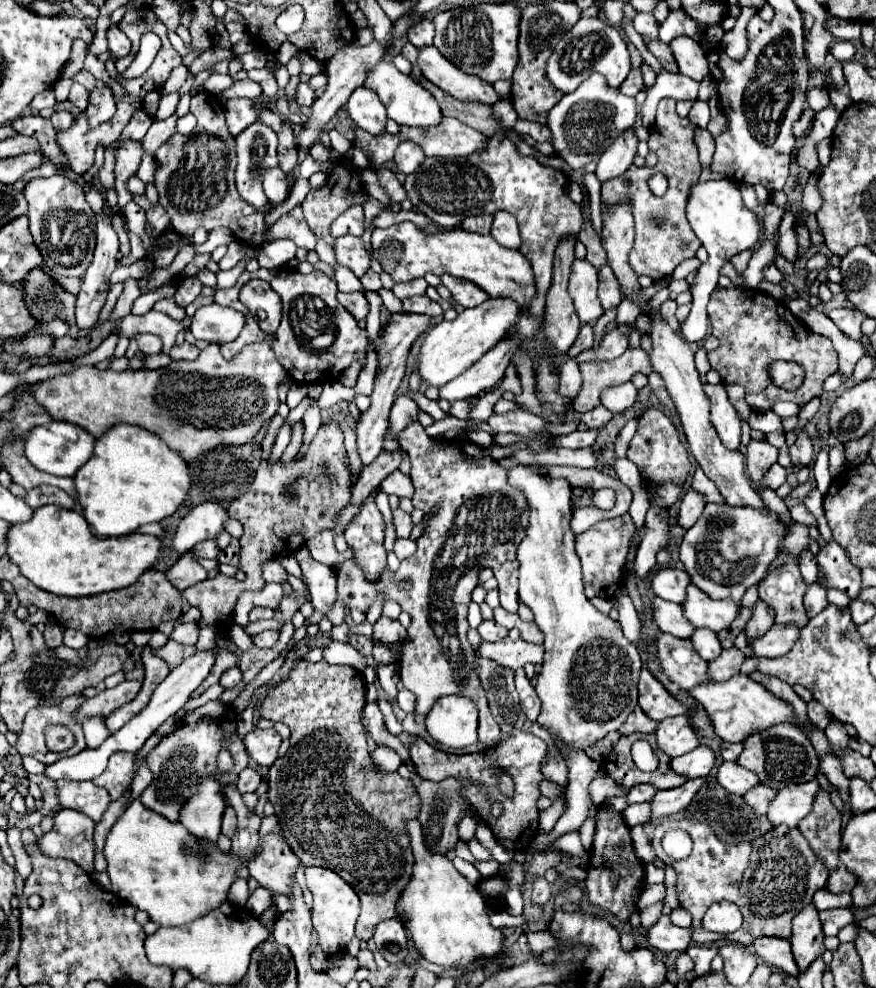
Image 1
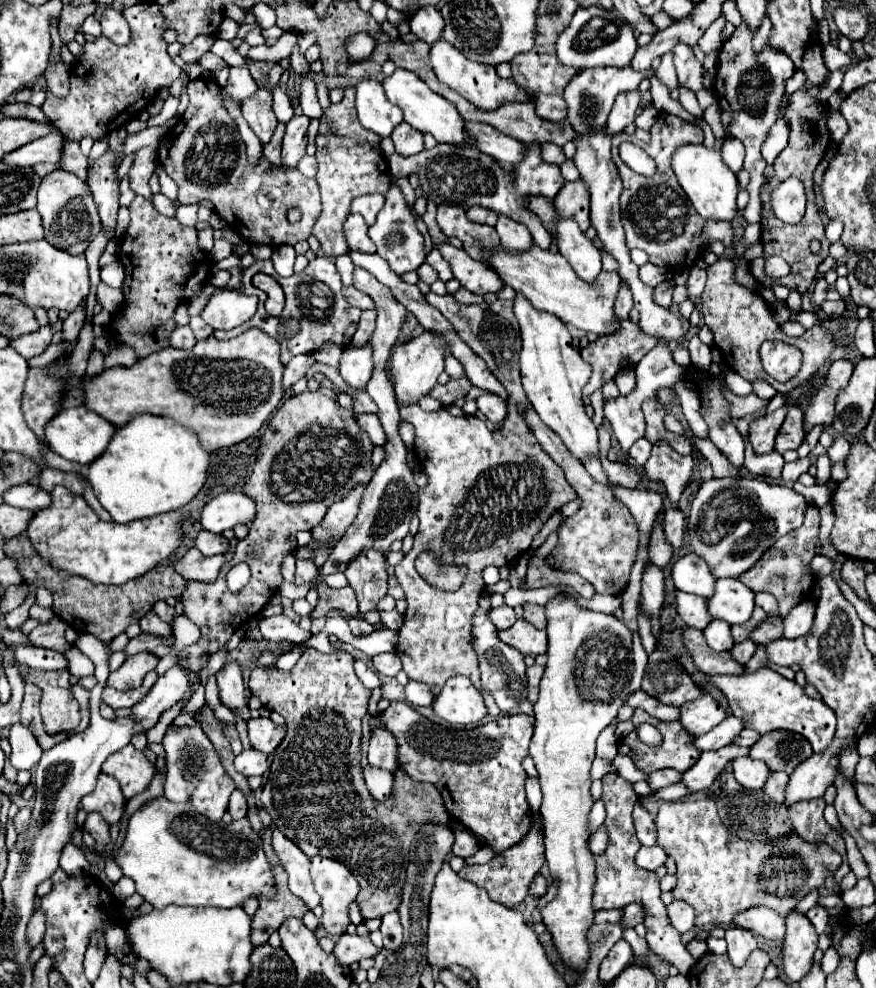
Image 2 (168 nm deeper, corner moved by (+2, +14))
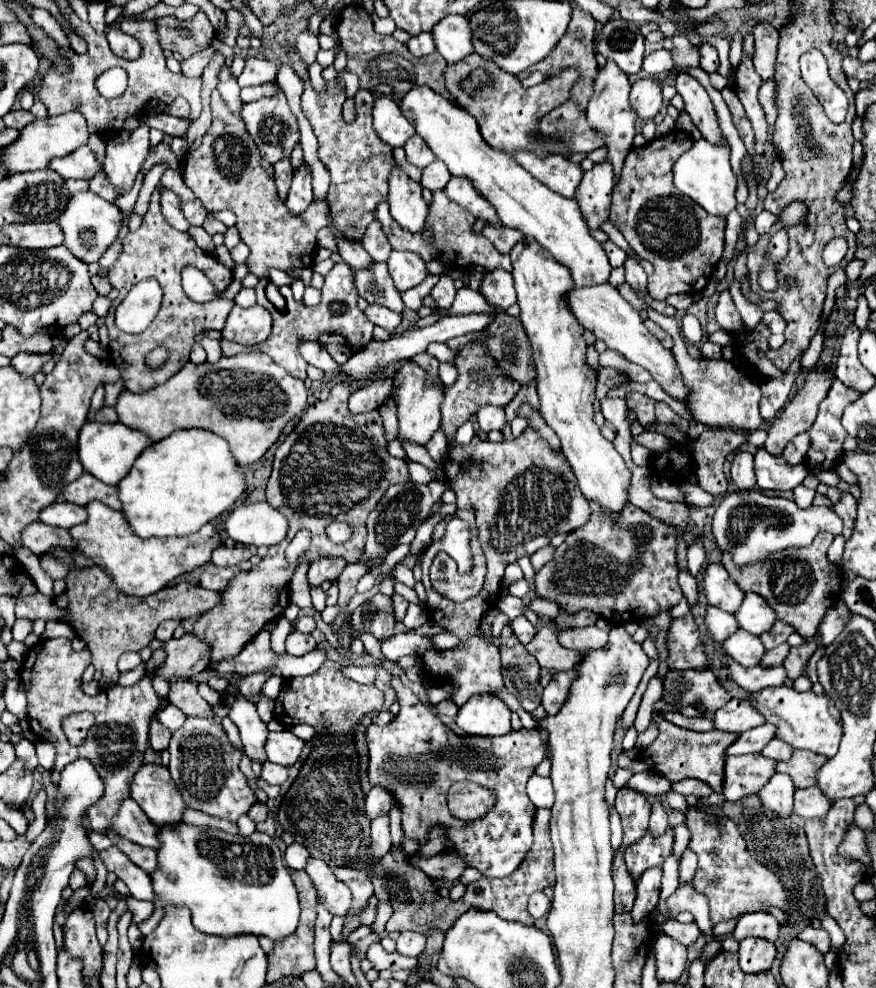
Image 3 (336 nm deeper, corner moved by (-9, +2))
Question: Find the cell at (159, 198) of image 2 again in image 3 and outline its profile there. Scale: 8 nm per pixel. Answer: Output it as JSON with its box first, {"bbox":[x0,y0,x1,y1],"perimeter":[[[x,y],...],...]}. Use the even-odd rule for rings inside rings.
{"bbox":[188,227,214,253],"perimeter":[[[190,227],[190,231],[188,231],[192,237],[194,237],[194,241],[206,251],[206,253],[212,253],[214,251],[214,243],[212,243],[212,237],[202,229],[202,227]]]}

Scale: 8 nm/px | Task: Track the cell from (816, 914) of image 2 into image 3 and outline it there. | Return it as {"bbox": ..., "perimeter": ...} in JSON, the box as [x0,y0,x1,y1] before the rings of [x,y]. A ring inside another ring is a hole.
{"bbox":[798,925,830,955],"perimeter":[[[806,925],[806,927],[798,933],[798,939],[814,945],[822,955],[830,951],[830,937],[828,937],[828,933],[826,933],[822,927],[820,927],[820,929],[814,929],[812,925]]]}

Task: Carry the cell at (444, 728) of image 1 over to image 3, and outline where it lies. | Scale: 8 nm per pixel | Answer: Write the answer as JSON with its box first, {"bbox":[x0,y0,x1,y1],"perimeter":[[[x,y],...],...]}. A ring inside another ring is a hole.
{"bbox":[456,693,512,735],"perimeter":[[[486,693],[486,695],[472,695],[458,711],[456,725],[466,735],[506,735],[512,731],[510,727],[512,711],[506,707],[504,701]]]}

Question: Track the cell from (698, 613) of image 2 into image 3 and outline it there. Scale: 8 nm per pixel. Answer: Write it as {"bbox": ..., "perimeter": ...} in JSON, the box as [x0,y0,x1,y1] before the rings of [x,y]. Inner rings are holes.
{"bbox":[706,607,740,643],"perimeter":[[[708,607],[706,625],[718,643],[724,643],[732,633],[736,633],[740,629],[736,617],[732,613],[718,609],[718,607]]]}

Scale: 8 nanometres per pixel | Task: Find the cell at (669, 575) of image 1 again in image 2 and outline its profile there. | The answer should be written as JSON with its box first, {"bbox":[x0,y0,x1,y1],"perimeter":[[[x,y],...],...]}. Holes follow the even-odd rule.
{"bbox":[671,553,713,597],"perimeter":[[[687,553],[671,565],[671,581],[679,591],[693,593],[699,597],[711,597],[713,595],[713,573],[709,573],[709,567],[701,557],[695,553]]]}

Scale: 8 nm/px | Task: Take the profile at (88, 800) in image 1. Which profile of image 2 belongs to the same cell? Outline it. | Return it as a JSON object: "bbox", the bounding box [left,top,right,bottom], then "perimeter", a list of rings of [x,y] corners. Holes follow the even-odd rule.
{"bbox":[83,773,125,825],"perimeter":[[[105,773],[99,775],[95,791],[83,797],[83,809],[99,811],[109,825],[117,823],[121,819],[123,803],[125,803],[125,797],[123,797],[117,781],[113,781],[113,777],[109,777]]]}

